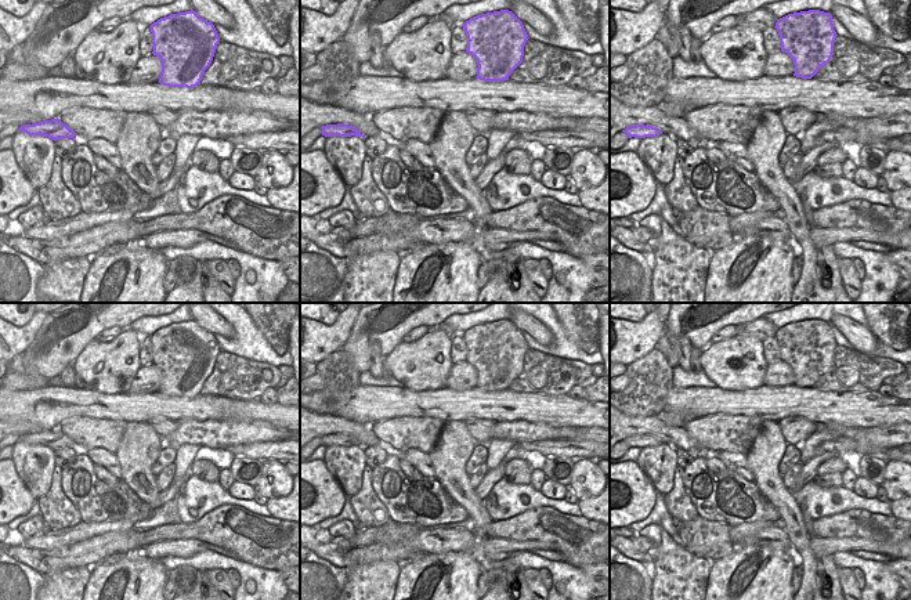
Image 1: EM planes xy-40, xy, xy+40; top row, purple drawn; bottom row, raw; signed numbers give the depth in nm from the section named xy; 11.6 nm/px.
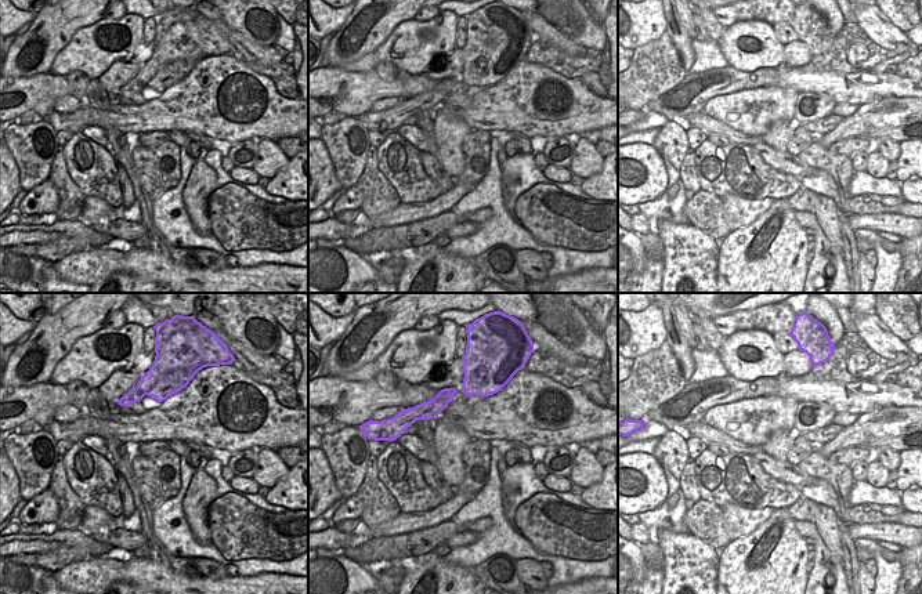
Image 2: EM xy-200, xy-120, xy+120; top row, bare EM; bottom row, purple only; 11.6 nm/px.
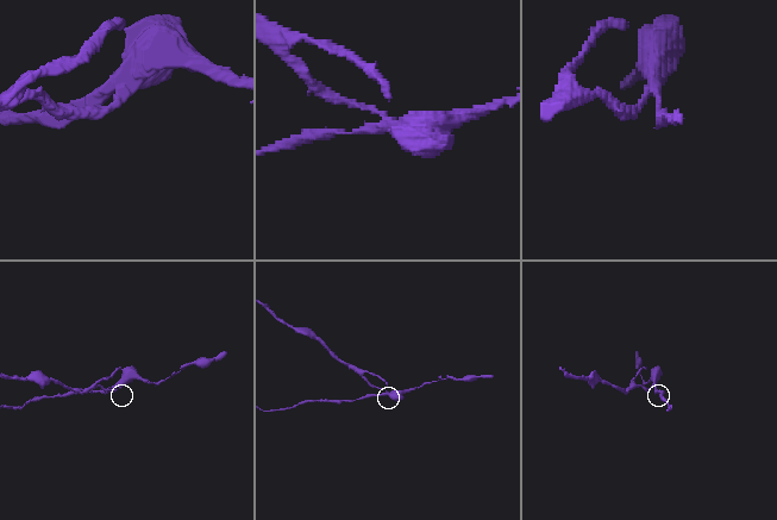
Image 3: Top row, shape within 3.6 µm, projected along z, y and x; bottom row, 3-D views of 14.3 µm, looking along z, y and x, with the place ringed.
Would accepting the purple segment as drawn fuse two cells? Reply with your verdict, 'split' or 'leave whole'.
split

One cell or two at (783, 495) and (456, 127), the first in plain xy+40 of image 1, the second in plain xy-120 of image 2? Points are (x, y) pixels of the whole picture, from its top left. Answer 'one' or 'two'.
one

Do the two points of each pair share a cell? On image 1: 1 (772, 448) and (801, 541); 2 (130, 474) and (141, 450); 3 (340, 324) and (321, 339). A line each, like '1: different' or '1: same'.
1: same
2: same
3: same

